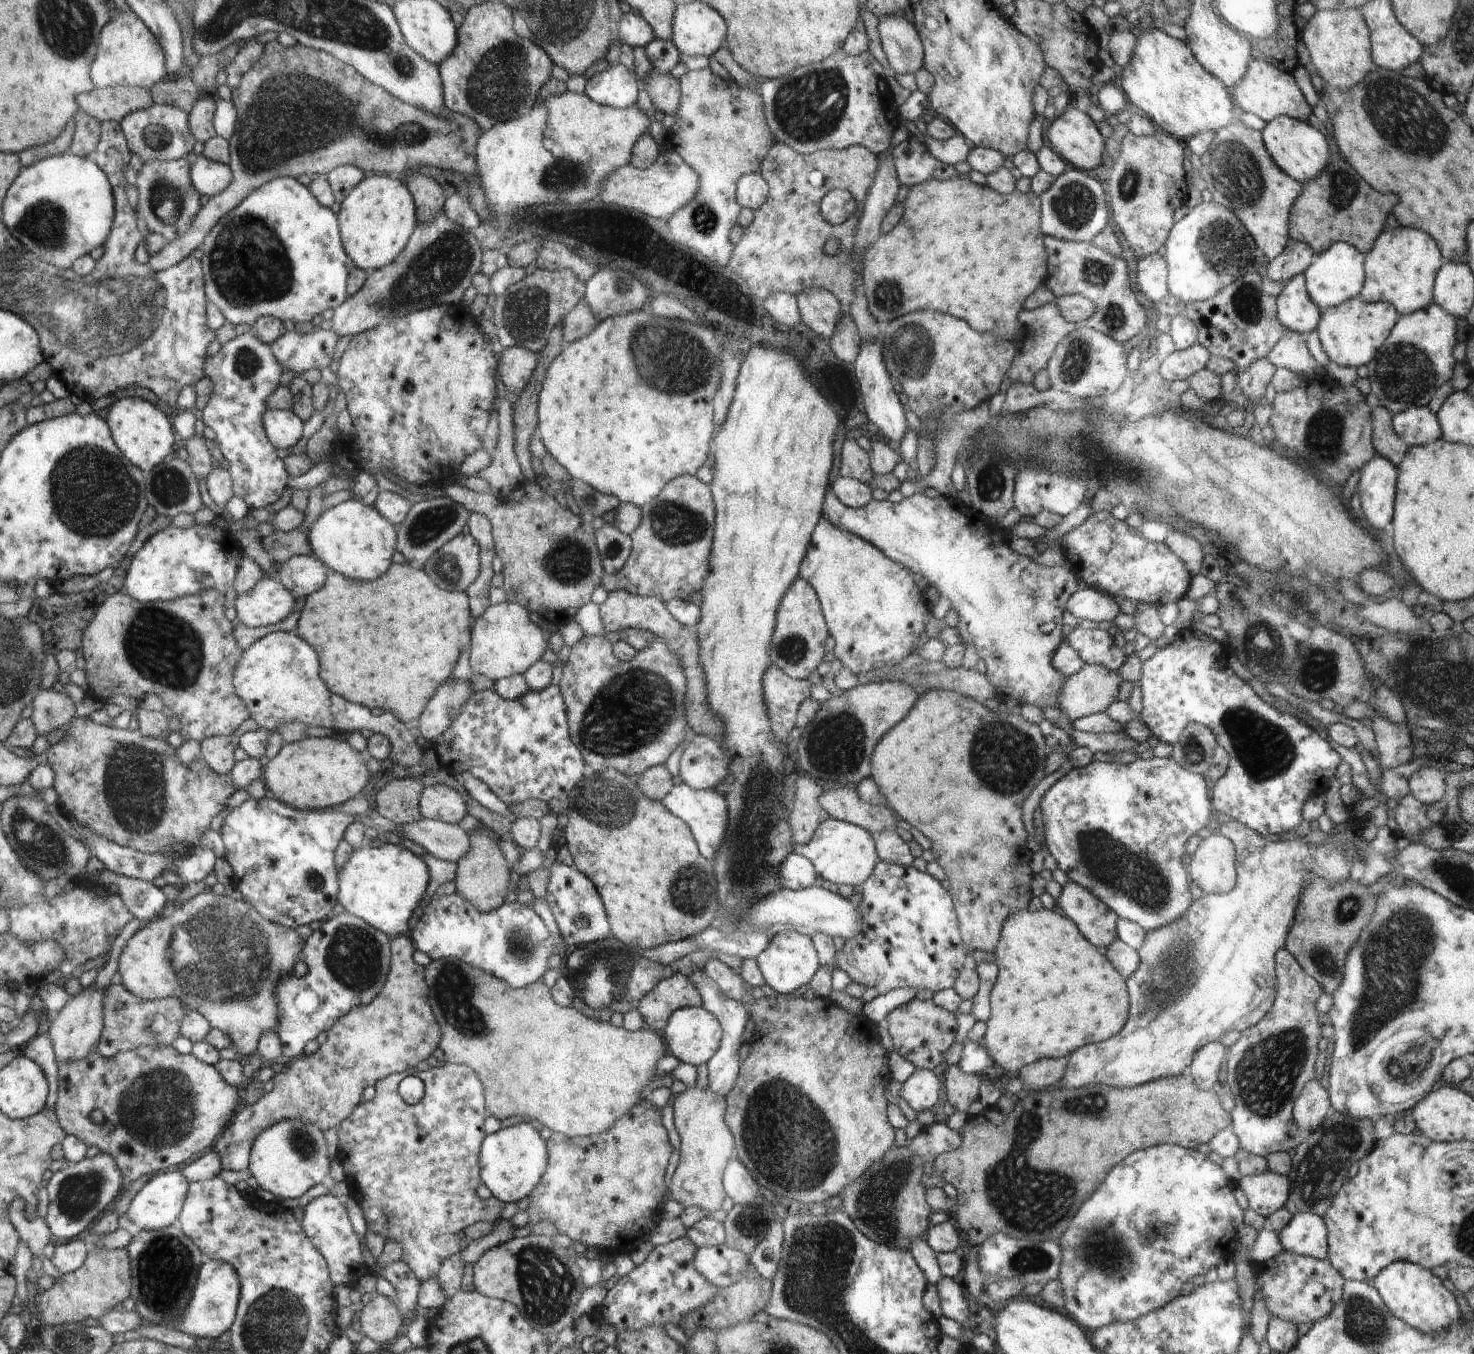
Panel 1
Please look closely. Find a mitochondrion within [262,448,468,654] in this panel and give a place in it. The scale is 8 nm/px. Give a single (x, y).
(430, 524)

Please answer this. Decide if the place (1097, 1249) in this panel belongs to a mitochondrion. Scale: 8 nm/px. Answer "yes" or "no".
yes

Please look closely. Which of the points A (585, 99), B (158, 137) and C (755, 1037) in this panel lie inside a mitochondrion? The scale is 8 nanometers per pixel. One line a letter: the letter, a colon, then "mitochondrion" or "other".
A: other
B: mitochondrion
C: other

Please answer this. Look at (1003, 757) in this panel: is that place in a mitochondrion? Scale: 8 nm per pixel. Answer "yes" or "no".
yes

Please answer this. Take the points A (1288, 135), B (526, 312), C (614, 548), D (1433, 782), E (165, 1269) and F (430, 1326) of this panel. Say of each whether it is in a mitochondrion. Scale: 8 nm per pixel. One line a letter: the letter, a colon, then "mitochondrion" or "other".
A: other
B: mitochondrion
C: mitochondrion
D: other
E: mitochondrion
F: other

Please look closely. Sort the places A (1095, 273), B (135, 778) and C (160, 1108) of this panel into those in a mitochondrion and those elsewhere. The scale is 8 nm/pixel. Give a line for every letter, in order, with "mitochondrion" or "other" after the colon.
A: mitochondrion
B: mitochondrion
C: mitochondrion

